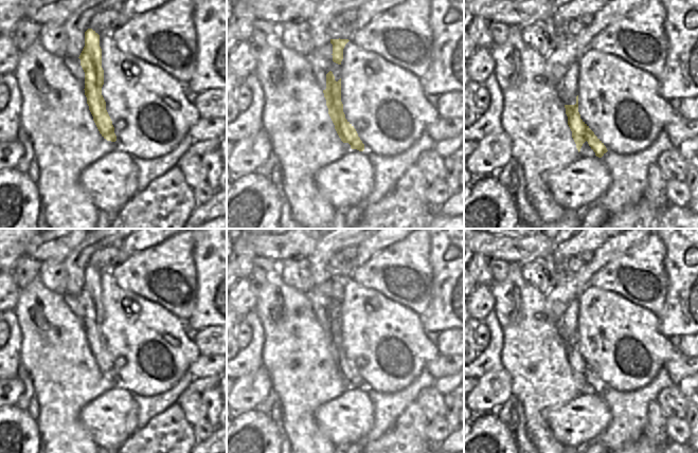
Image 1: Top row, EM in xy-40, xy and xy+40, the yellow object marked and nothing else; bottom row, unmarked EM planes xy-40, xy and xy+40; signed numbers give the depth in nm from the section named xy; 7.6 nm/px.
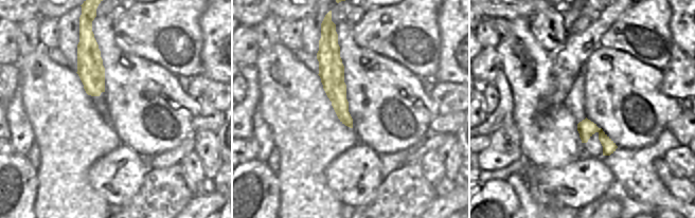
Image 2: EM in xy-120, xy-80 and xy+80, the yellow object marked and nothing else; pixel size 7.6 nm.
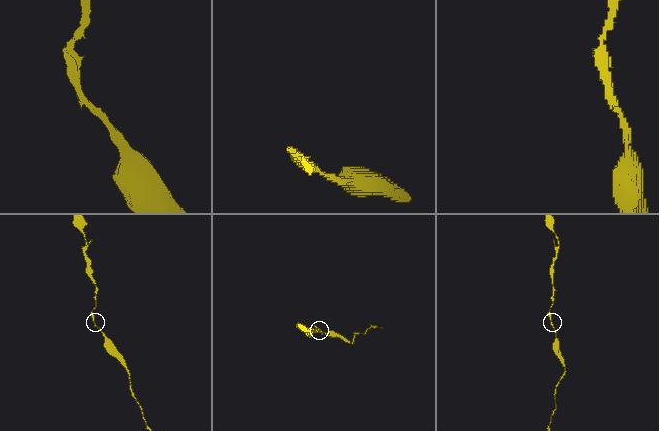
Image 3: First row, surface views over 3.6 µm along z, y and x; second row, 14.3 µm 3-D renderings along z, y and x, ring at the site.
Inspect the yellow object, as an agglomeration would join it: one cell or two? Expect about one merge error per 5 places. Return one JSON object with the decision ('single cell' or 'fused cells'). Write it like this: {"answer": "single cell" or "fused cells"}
{"answer": "single cell"}

